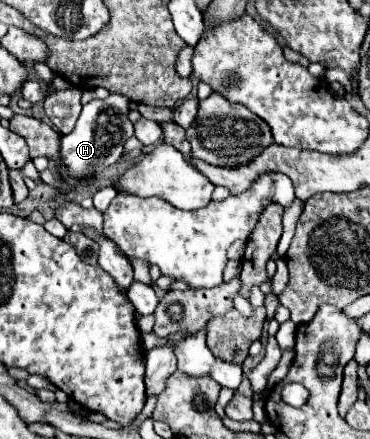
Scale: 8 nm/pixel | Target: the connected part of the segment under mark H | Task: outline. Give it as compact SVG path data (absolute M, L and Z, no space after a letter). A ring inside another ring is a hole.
M109 92L105 100L91 100L83 106L81 116L71 134L61 140L61 158L67 164L73 178L81 176L101 176L101 172L115 164L123 154L123 144L133 134L133 124L129 120L131 100L121 92Z

